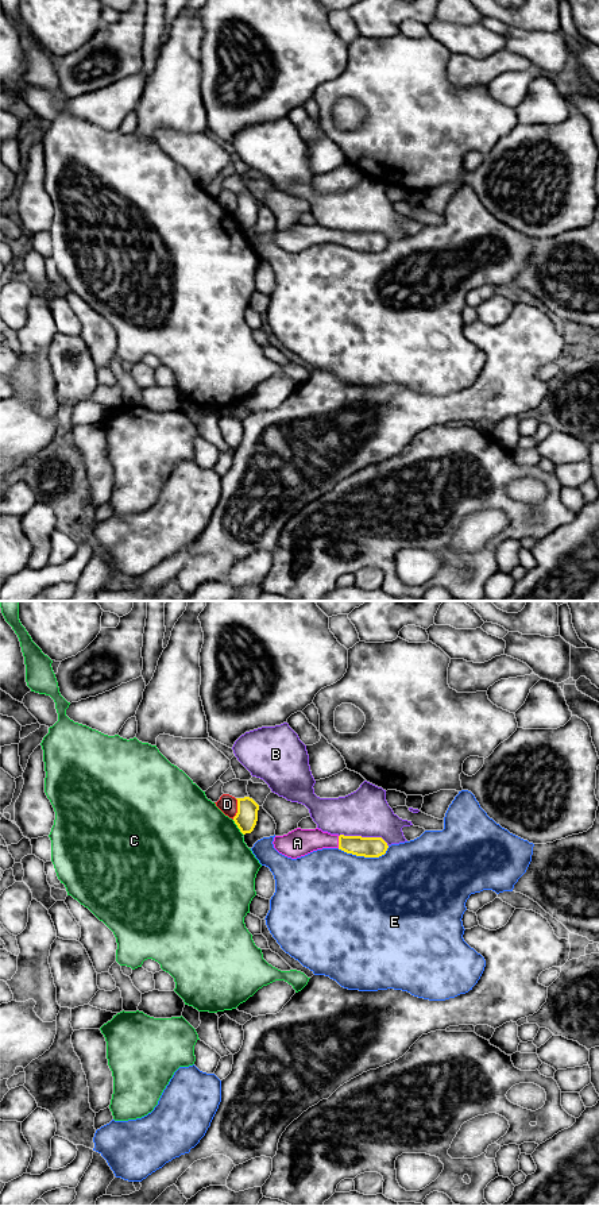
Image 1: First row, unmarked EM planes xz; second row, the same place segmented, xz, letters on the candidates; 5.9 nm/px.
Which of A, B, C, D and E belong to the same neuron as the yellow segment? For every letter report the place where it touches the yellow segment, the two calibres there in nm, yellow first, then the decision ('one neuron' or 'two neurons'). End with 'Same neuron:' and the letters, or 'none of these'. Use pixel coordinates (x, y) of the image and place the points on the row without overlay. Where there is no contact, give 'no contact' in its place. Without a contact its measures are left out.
A: meets yellow in xz at (339, 237); 130 nm thick on the yellow side, 160 nm on the other; one neuron
B: meets yellow in xz at (364, 232); 130 nm thick on the yellow side, 280 nm on the other; two neurons
C: meets yellow in xz at (238, 222); 130 nm thick on the yellow side, 500 nm on the other; two neurons
D: meets yellow in xz at (238, 204); 130 nm thick on the yellow side, 110 nm on the other; two neurons
E: meets yellow in xz at (364, 251); 130 nm thick on the yellow side, 500 nm on the other; two neurons
Same neuron: A

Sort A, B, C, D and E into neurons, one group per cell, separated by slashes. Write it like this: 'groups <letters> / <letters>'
groups A / B / C / D / E

